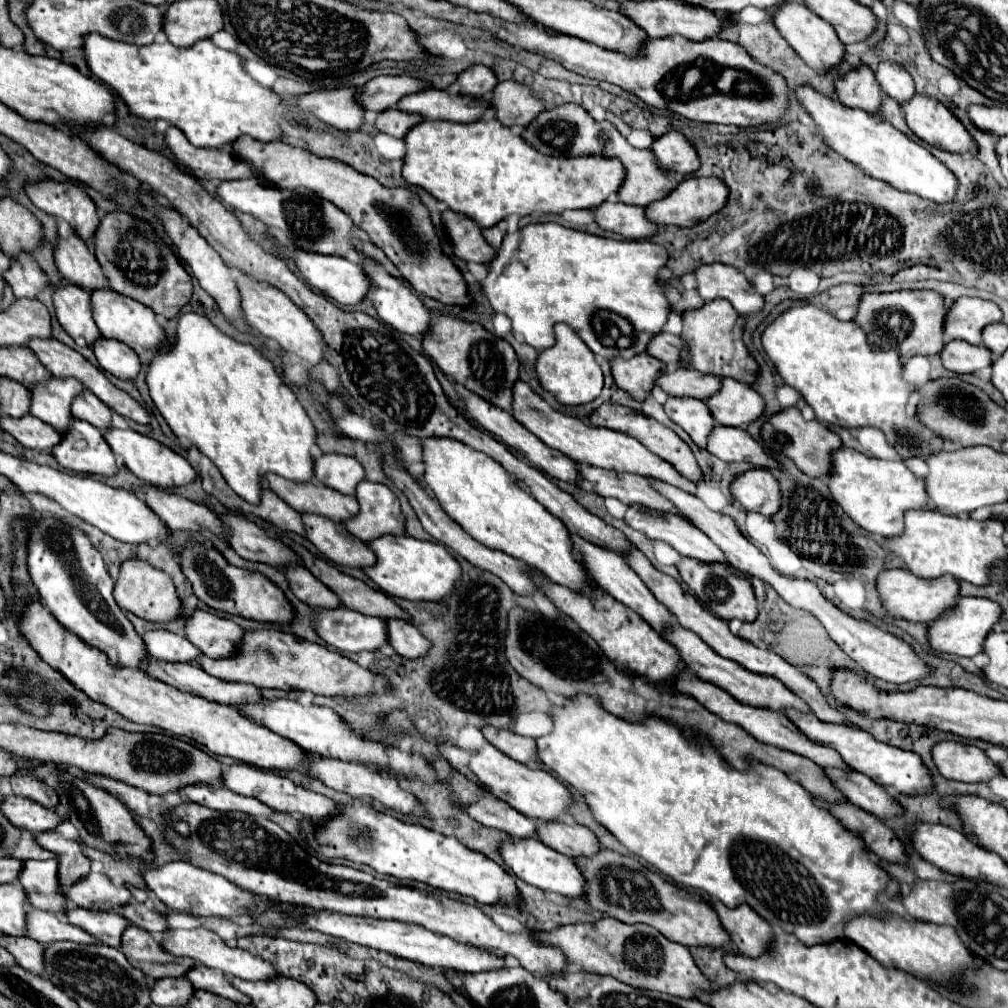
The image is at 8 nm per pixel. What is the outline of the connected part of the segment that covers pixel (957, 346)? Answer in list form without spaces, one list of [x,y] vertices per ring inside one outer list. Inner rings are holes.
[[[959,339],[949,341],[939,355],[941,355],[943,367],[959,375],[973,373],[977,369],[991,365],[991,351],[987,351],[987,347],[971,345]]]

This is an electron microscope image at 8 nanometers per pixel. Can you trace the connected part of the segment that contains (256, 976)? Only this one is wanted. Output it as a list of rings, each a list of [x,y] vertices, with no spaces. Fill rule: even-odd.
[[[197,927],[197,929],[169,929],[165,933],[165,939],[161,939],[161,947],[163,947],[163,951],[167,951],[171,955],[189,957],[189,959],[197,961],[199,965],[205,965],[205,967],[223,971],[225,975],[233,975],[233,977],[247,979],[247,981],[259,981],[259,979],[269,979],[269,977],[277,975],[275,969],[267,961],[251,955],[249,951],[241,951],[239,947],[229,947],[227,943],[223,943],[219,939],[217,933],[213,933],[209,929],[203,929],[203,927]]]

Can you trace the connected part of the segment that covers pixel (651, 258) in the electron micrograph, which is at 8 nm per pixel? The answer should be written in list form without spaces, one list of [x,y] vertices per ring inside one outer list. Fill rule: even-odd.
[[[535,223],[527,225],[523,229],[517,229],[515,233],[507,233],[503,237],[503,243],[495,255],[493,261],[487,263],[487,277],[481,281],[481,289],[485,297],[489,299],[495,313],[505,313],[513,323],[513,333],[523,337],[523,341],[537,351],[543,351],[555,343],[553,325],[563,321],[575,333],[587,343],[587,347],[605,357],[631,357],[637,353],[643,353],[647,349],[647,343],[655,331],[661,331],[667,313],[669,313],[669,301],[663,295],[661,285],[657,283],[657,271],[667,263],[669,255],[667,251],[651,241],[615,241],[599,235],[591,235],[585,231],[567,229],[559,223]],[[597,309],[613,311],[621,317],[625,317],[633,325],[633,341],[631,347],[619,349],[619,347],[603,347],[591,329],[591,315]]]

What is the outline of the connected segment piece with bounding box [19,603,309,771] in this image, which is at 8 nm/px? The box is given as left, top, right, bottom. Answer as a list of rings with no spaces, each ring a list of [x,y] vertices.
[[[29,603],[25,609],[25,617],[19,625],[23,637],[33,645],[33,649],[41,655],[45,663],[63,673],[77,689],[87,693],[93,701],[99,701],[115,709],[117,713],[135,723],[155,725],[175,735],[189,737],[205,745],[215,755],[227,755],[241,763],[255,765],[261,769],[293,771],[309,763],[307,753],[303,753],[301,747],[297,747],[297,743],[275,735],[271,729],[255,721],[249,721],[233,707],[183,693],[159,679],[149,677],[143,671],[121,669],[111,665],[103,653],[85,645],[83,641],[79,641],[77,635],[63,629],[63,625],[49,613],[49,609],[43,603]]]

